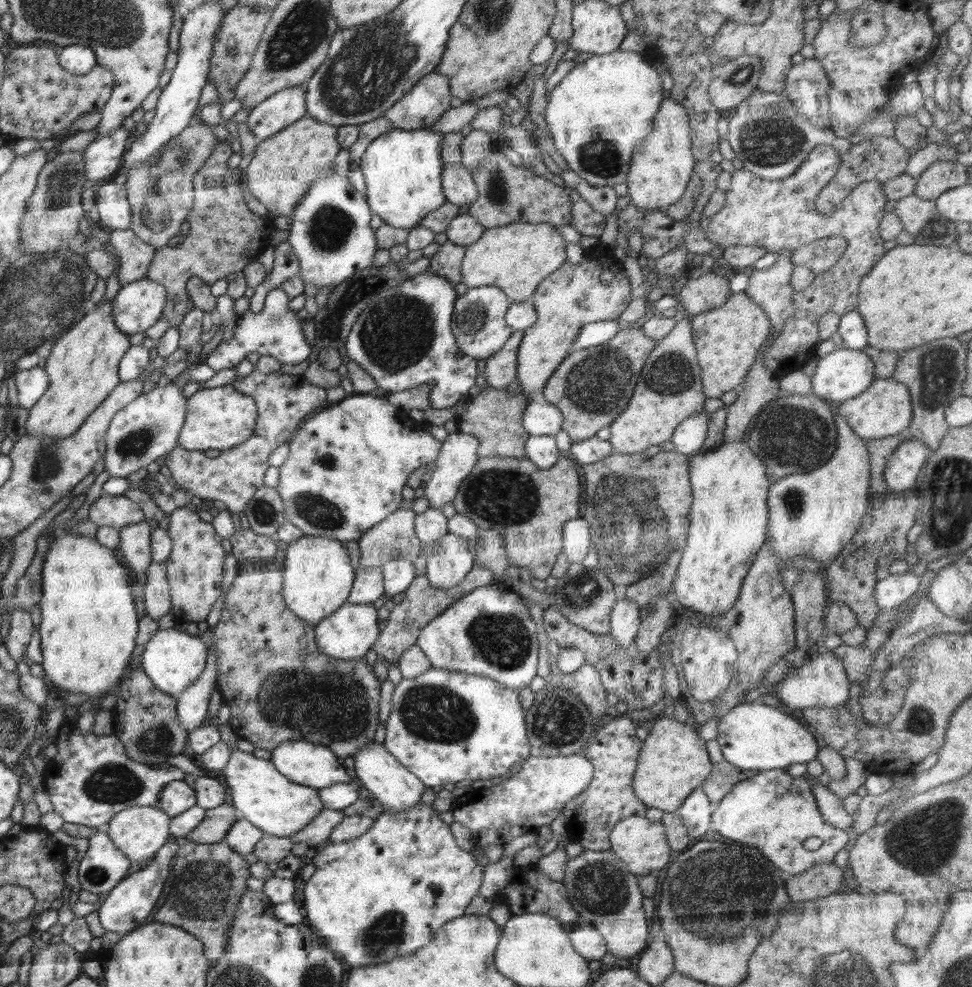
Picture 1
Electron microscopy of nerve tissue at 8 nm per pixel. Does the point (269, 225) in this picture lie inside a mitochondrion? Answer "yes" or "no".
no

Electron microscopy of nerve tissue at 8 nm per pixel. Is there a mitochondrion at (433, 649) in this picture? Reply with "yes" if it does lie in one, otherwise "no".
no

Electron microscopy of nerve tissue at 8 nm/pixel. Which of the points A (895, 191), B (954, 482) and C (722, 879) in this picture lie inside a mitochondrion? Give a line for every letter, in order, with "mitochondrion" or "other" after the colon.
A: other
B: mitochondrion
C: mitochondrion

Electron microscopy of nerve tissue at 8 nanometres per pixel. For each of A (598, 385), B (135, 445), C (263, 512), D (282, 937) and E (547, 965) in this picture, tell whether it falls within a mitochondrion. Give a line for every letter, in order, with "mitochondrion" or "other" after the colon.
A: mitochondrion
B: mitochondrion
C: mitochondrion
D: other
E: other

